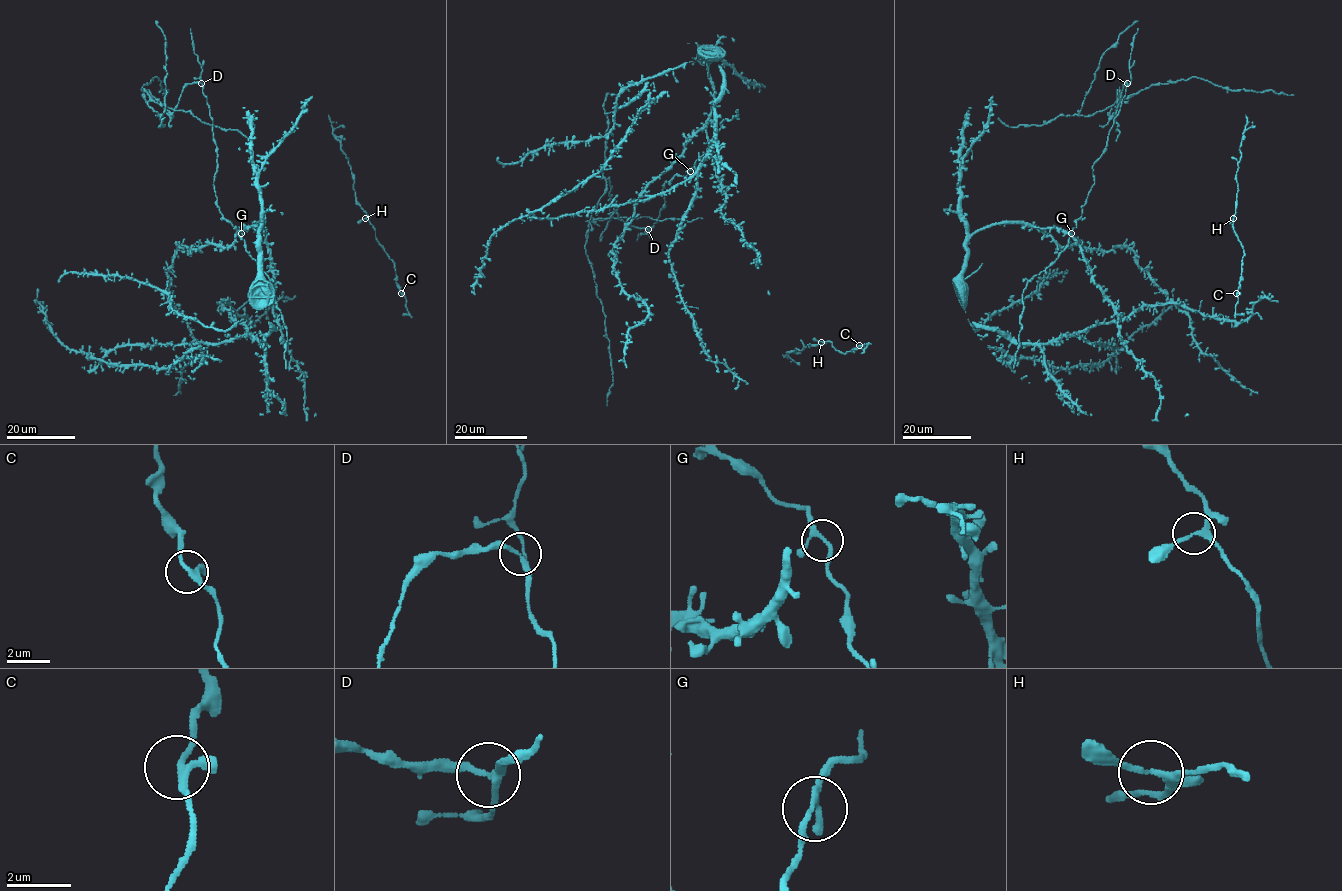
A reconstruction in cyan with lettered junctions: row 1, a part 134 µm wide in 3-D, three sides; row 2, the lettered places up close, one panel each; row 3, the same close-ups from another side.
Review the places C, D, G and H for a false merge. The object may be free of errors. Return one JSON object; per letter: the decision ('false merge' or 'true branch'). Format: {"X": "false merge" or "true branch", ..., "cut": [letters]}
{"C": "true branch", "D": "false merge", "G": "true branch", "H": "true branch", "cut": ["D"]}

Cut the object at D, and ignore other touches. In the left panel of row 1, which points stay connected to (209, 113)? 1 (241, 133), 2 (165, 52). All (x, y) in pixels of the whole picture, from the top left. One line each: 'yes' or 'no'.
1: no
2: no

